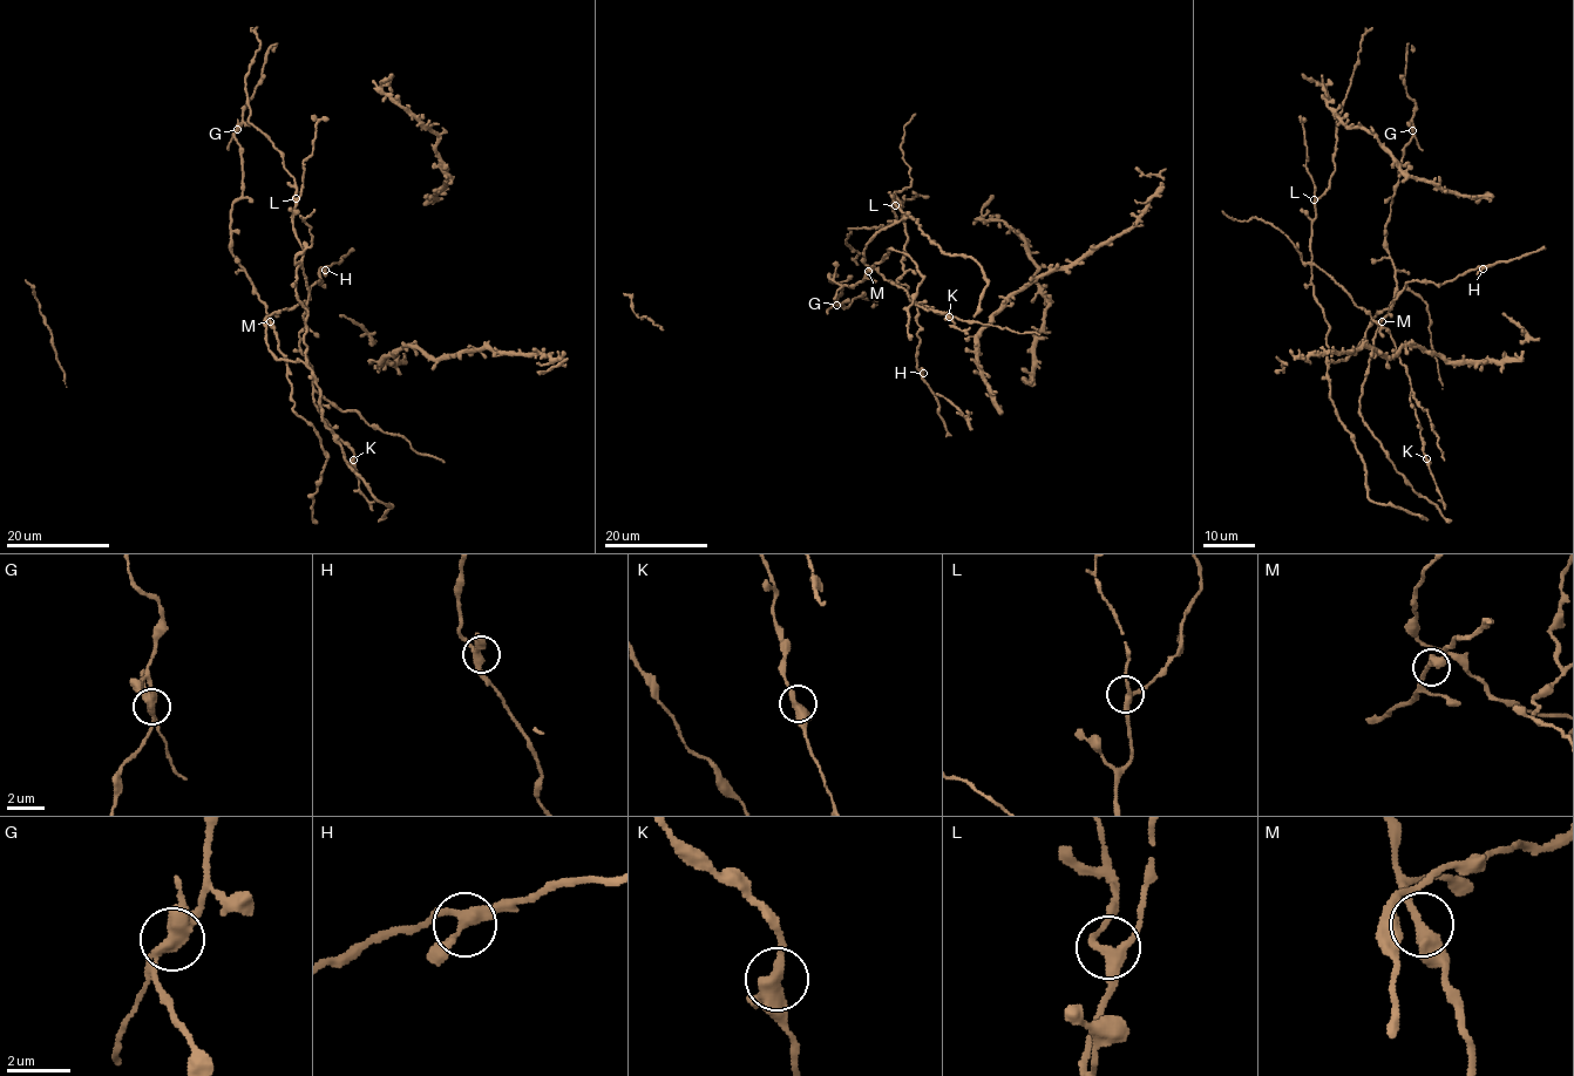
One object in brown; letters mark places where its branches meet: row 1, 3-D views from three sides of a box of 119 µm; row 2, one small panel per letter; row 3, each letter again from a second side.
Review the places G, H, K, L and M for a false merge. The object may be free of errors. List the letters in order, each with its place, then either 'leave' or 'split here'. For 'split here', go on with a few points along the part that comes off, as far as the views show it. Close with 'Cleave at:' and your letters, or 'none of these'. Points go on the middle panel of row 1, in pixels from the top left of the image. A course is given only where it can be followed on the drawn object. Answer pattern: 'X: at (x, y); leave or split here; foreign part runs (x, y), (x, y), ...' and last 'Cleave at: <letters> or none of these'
G: at (836, 305); split here
H: at (923, 373); leave
K: at (949, 317); leave
L: at (895, 205); leave
M: at (868, 271); leave
Cleave at: G

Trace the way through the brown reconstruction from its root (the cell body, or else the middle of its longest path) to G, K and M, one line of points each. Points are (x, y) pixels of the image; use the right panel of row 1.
G: (1329, 277), (1311, 266), (1313, 294), (1329, 328), (1329, 362), (1356, 349), (1397, 292), (1385, 223), (1412, 130)
K: (1329, 277), (1390, 334), (1409, 378), (1410, 402), (1420, 426), (1426, 458)
M: (1329, 277), (1311, 266), (1313, 294), (1329, 328), (1328, 362), (1345, 359), (1375, 317), (1382, 321)

